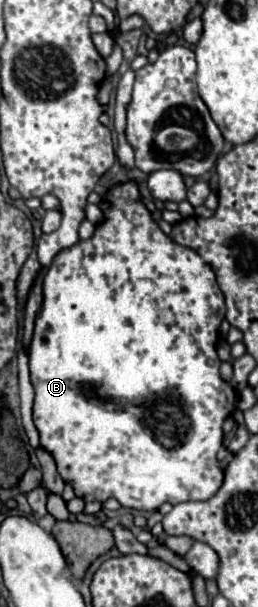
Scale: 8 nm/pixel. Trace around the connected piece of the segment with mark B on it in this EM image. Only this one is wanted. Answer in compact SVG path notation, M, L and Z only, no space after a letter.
M126 181L110 187L102 195L100 203L104 219L96 225L96 231L90 239L78 241L72 247L62 249L50 263L48 273L42 283L42 309L36 315L36 327L30 343L30 379L34 385L34 425L40 433L40 445L54 457L56 467L64 483L74 487L76 497L90 501L116 499L126 509L138 509L154 513L162 503L182 503L182 501L206 501L222 485L222 467L216 459L218 449L222 447L222 423L236 409L236 395L230 385L220 377L220 359L216 353L218 329L226 315L224 295L218 287L214 269L190 247L174 243L166 237L150 211L142 203L138 183Z

